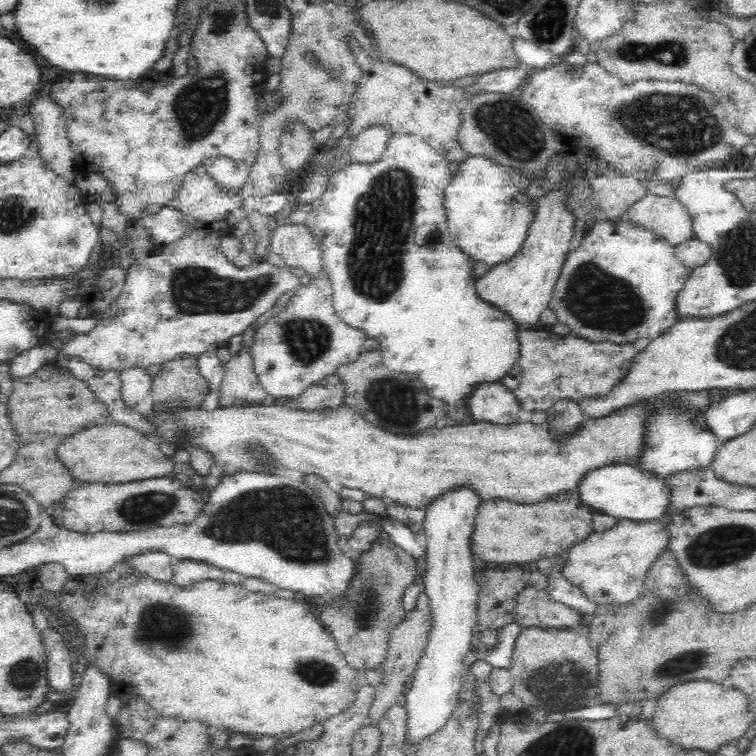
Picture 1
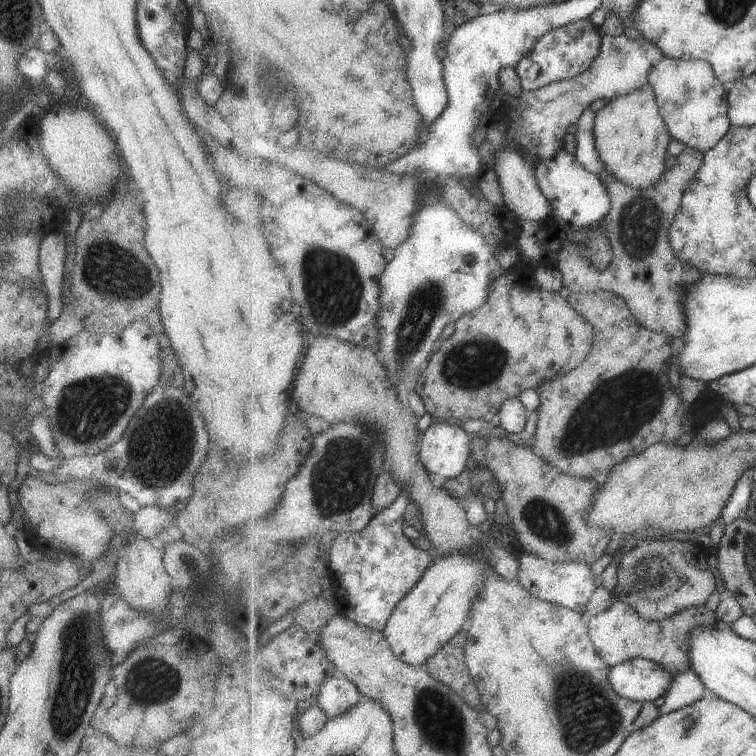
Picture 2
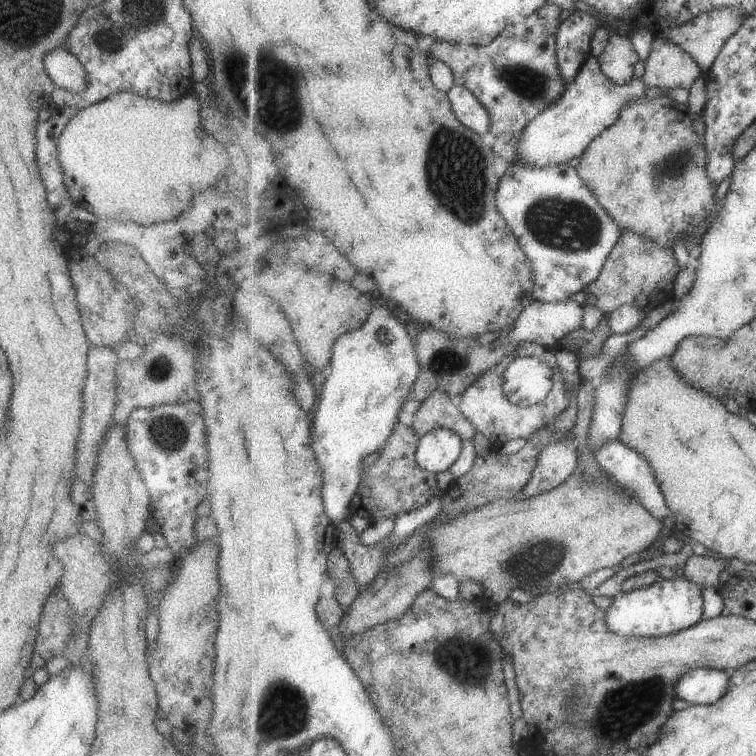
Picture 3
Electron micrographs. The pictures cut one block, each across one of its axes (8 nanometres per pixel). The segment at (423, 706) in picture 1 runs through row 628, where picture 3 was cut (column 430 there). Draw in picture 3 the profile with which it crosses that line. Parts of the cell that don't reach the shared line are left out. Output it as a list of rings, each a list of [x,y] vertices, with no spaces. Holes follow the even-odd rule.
[[[443,426],[431,429],[420,438],[416,459],[421,468],[432,473],[449,470],[461,456],[463,438]]]

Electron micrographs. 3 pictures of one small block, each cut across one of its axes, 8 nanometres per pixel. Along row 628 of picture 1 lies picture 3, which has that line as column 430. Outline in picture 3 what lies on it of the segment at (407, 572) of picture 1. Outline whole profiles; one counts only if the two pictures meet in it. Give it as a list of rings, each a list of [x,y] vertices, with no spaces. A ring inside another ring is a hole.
[[[420,327],[415,336],[420,371],[414,382],[415,398],[422,402],[434,392],[443,391],[458,397],[474,380],[489,367],[494,367],[505,355],[512,354],[517,345],[499,346],[488,344],[479,346],[477,338],[450,337],[447,333],[431,327]]]

